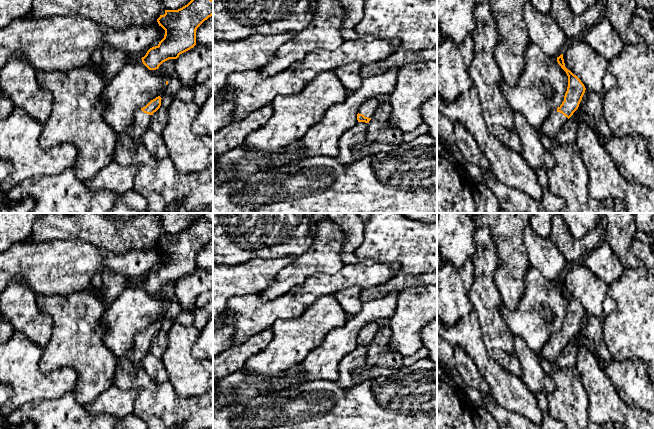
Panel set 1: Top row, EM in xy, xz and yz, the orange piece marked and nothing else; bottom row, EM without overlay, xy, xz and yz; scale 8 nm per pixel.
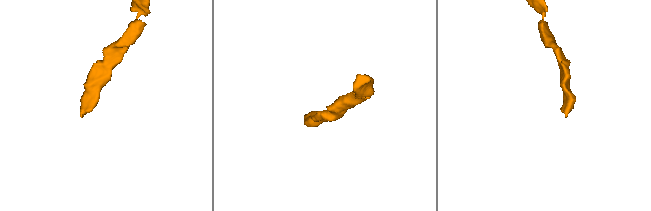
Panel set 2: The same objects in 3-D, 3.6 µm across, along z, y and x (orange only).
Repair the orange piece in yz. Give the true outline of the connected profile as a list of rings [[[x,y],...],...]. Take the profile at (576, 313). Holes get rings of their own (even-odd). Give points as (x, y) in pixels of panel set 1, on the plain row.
[[[563,278],[557,281],[557,286],[568,300],[568,311],[562,328],[549,338],[540,351],[542,360],[550,363],[557,360],[564,348],[578,333],[586,314],[581,304],[565,291]]]

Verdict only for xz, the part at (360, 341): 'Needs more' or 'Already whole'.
Needs more

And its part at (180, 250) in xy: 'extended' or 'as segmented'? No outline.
as segmented

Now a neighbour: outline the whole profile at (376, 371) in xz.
[[[372,366],[370,368],[363,367],[354,370],[352,378],[355,385],[358,385],[371,378],[391,376],[397,371],[398,369],[380,368],[378,366]]]

